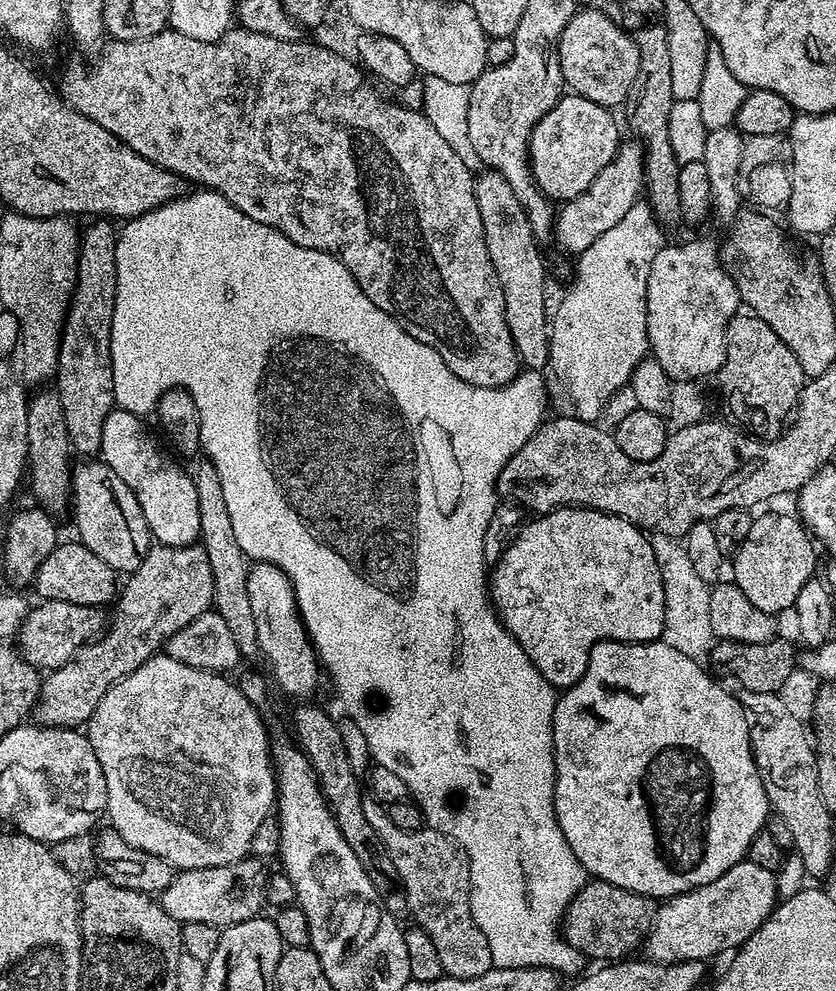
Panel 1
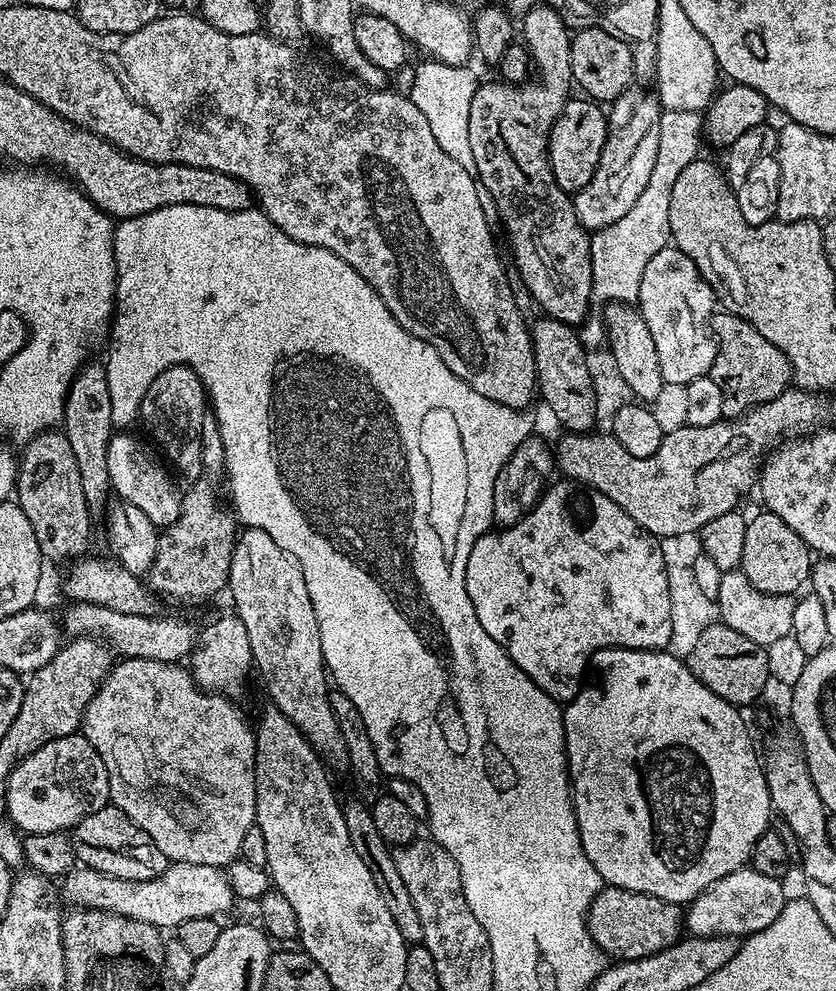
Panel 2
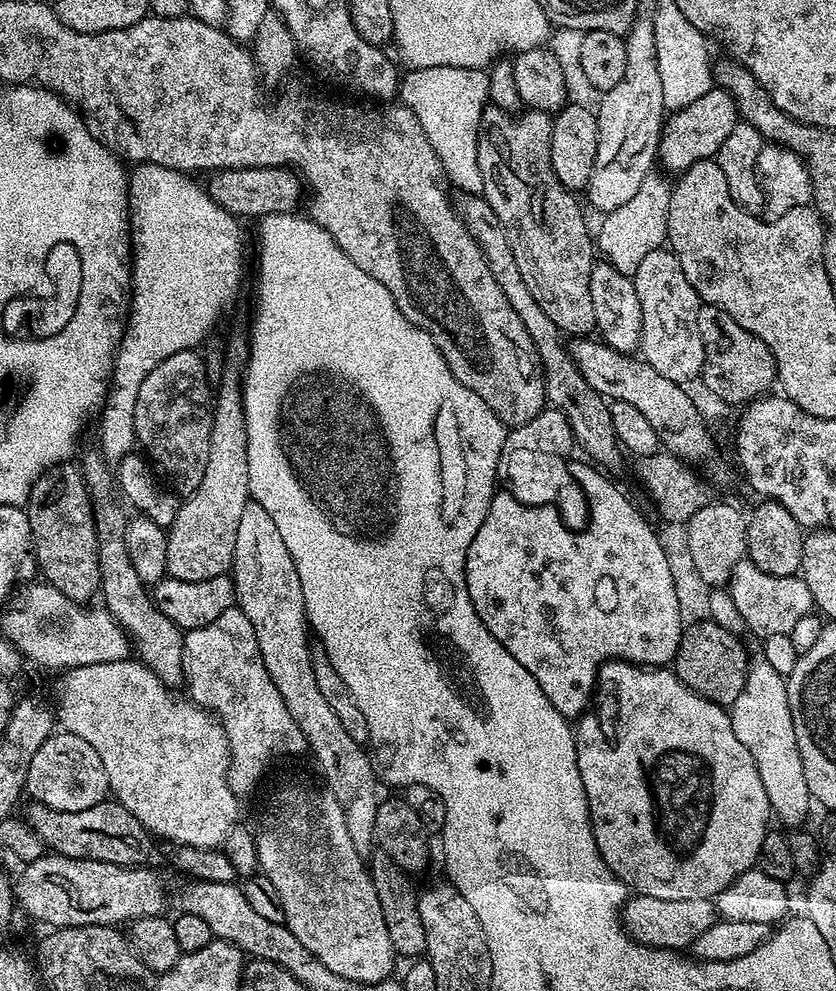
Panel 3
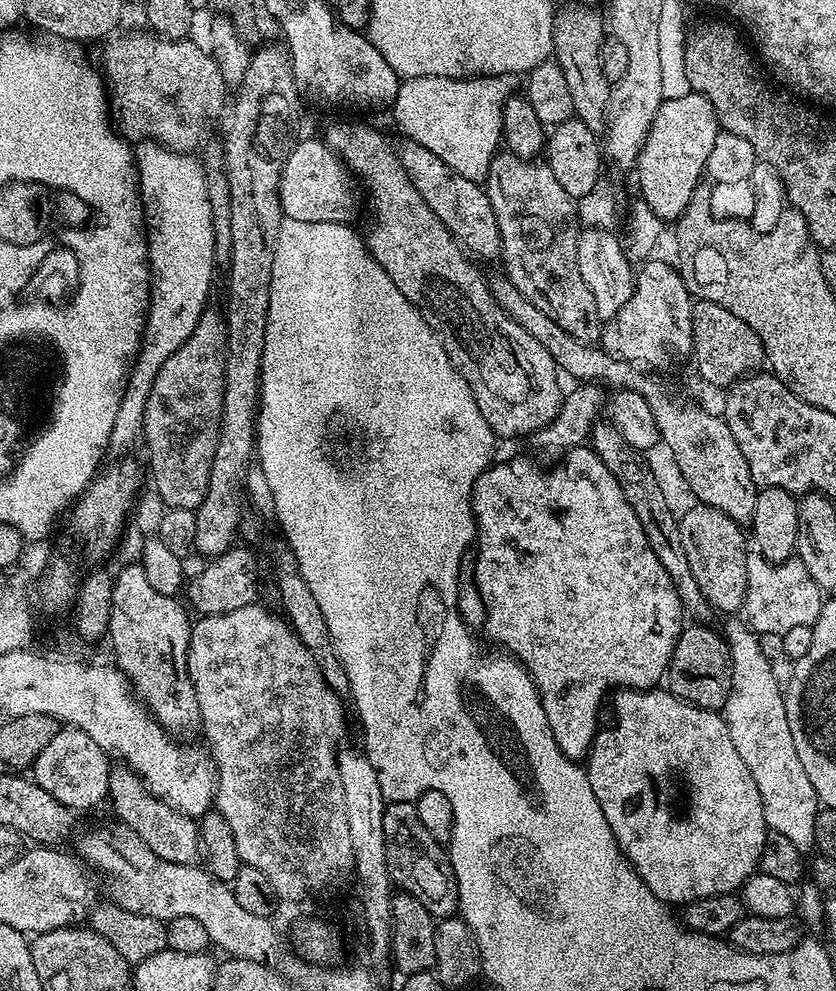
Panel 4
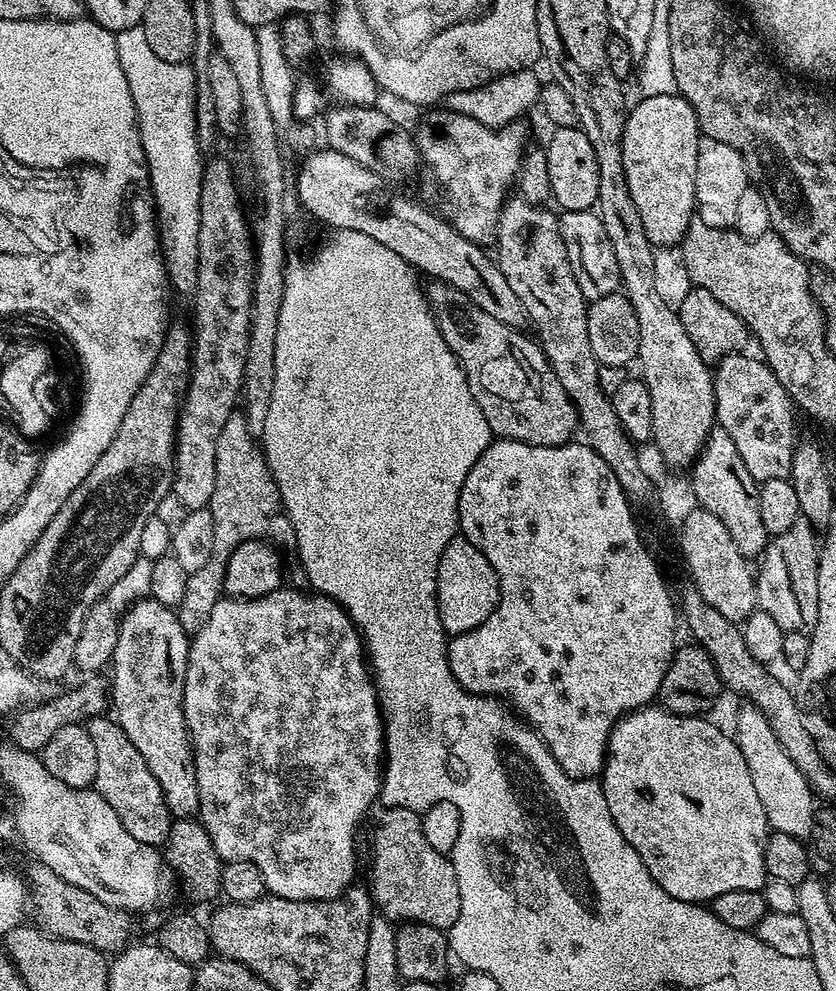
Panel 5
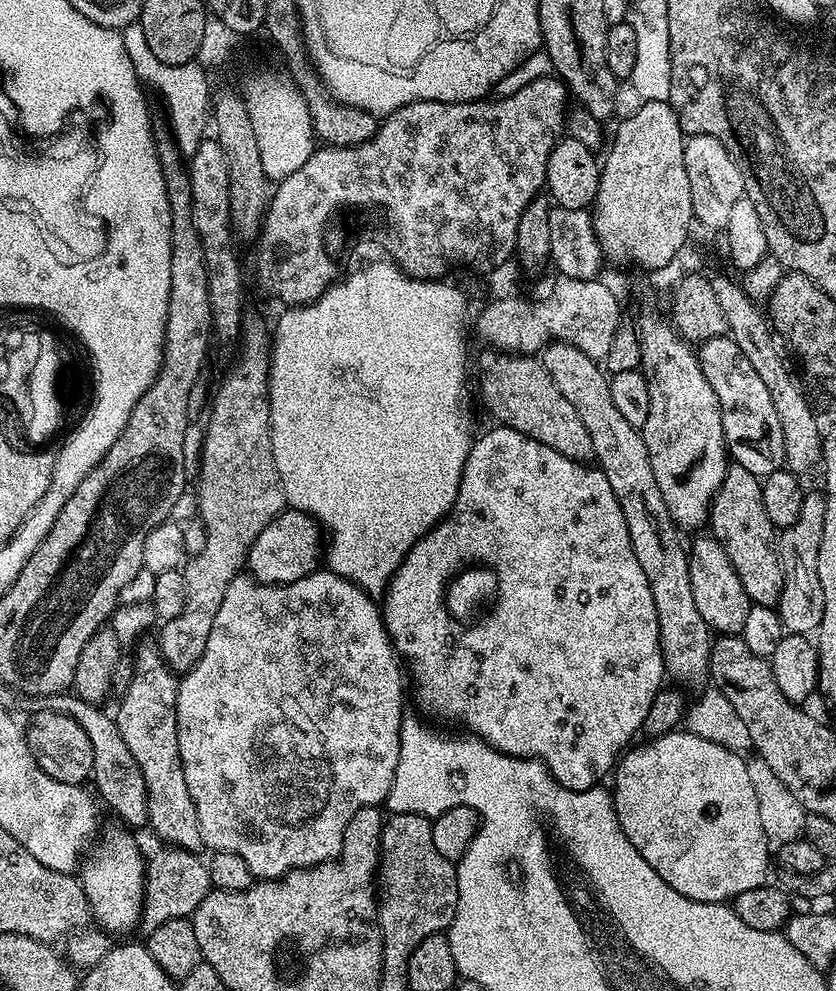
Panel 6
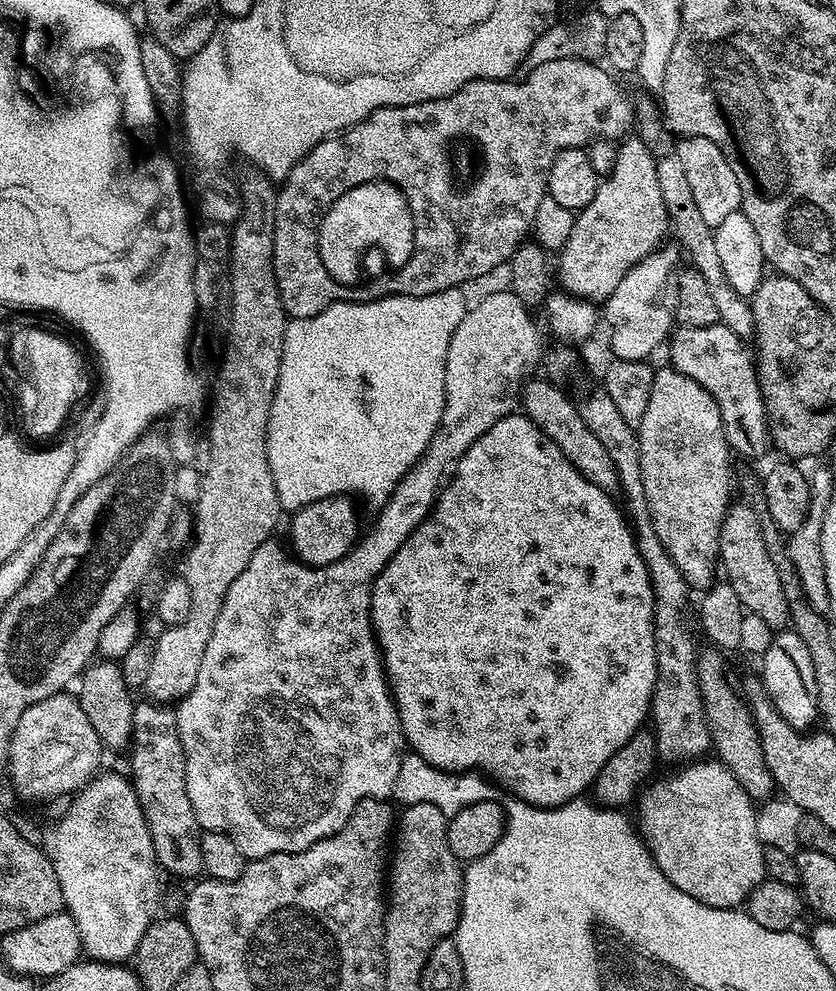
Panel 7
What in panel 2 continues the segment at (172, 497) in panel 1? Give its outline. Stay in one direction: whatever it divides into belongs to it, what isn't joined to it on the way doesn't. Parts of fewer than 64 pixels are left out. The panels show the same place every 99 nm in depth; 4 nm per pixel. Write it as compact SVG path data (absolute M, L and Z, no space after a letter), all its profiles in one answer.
M128 434L113 435L106 450L106 467L110 470L113 493L123 503L138 506L157 529L169 528L180 513L181 489L176 489L176 484L172 481L173 473L152 448L153 453L144 444L132 444L131 438L124 435Z

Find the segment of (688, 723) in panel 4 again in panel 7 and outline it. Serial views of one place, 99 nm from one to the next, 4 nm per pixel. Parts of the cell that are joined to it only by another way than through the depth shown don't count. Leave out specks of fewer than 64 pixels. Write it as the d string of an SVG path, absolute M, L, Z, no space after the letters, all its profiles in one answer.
M704 758L677 768L680 768L677 772L672 772L661 780L653 779L643 789L639 797L639 835L647 851L652 853L653 865L659 868L660 875L666 877L677 892L690 894L692 900L698 901L705 908L739 909L739 904L741 907L748 895L766 879L765 846L760 843L756 825L757 805L746 794L738 778L734 778L732 771L721 764L719 759Z

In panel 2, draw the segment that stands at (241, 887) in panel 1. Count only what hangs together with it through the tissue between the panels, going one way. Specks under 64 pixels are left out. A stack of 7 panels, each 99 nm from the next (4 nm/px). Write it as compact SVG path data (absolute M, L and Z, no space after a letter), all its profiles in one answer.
M173 860L162 874L158 874L158 878L150 878L146 882L110 878L93 868L76 866L63 877L62 884L65 898L77 909L97 908L122 914L161 930L175 930L182 922L190 922L190 918L223 917L223 912L230 911L234 903L229 873L224 868L198 862Z

